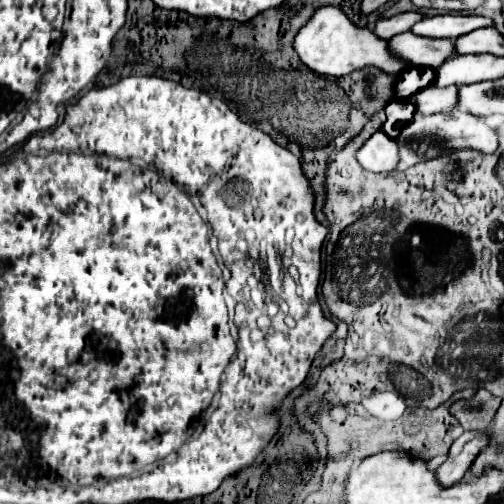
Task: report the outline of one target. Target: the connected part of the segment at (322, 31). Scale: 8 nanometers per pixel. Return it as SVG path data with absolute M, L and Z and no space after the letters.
M320 7L314 15L306 21L306 25L294 37L294 51L298 53L300 61L320 75L330 77L344 77L352 71L376 67L388 75L398 75L408 65L404 61L396 61L396 57L388 57L388 41L380 41L370 29L352 23L340 7Z

